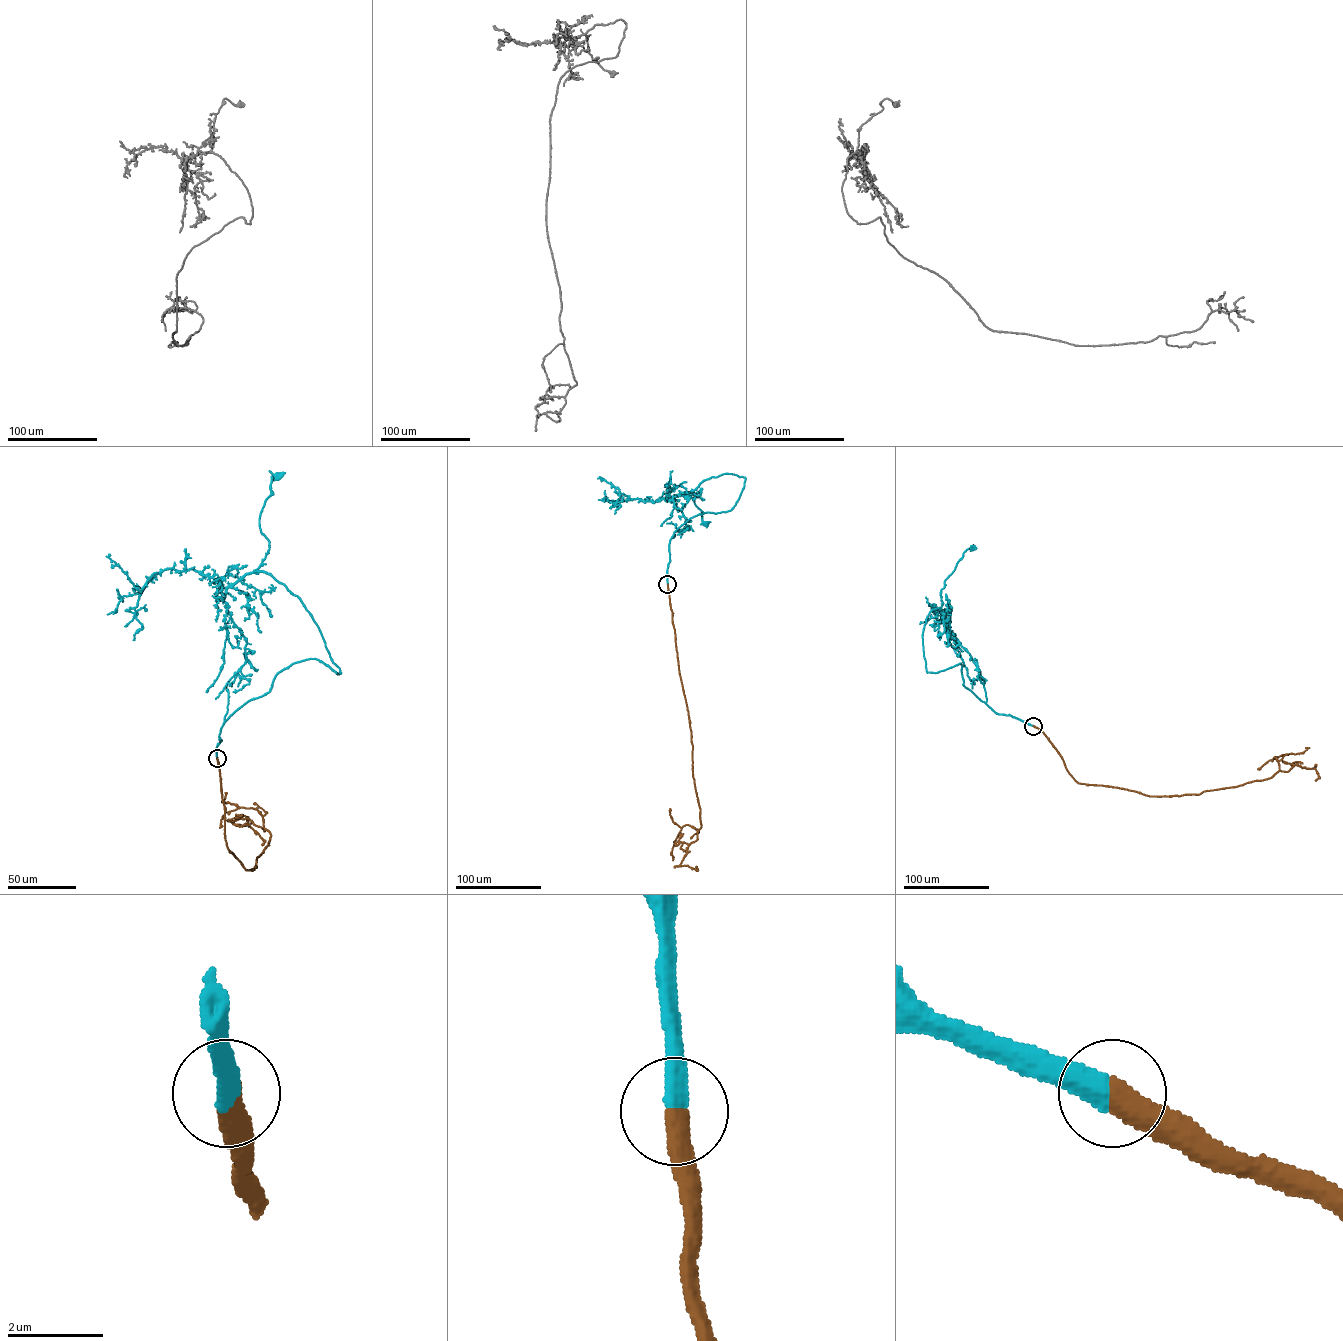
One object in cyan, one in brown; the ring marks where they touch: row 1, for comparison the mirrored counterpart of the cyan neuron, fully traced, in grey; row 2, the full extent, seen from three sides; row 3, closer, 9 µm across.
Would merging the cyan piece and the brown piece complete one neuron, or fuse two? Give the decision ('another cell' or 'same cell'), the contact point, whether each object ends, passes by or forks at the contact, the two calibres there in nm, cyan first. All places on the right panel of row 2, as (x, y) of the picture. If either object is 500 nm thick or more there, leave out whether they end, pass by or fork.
same cell; at (1033, 726); 500 nm thick on the cyan side, 500 nm on the other

